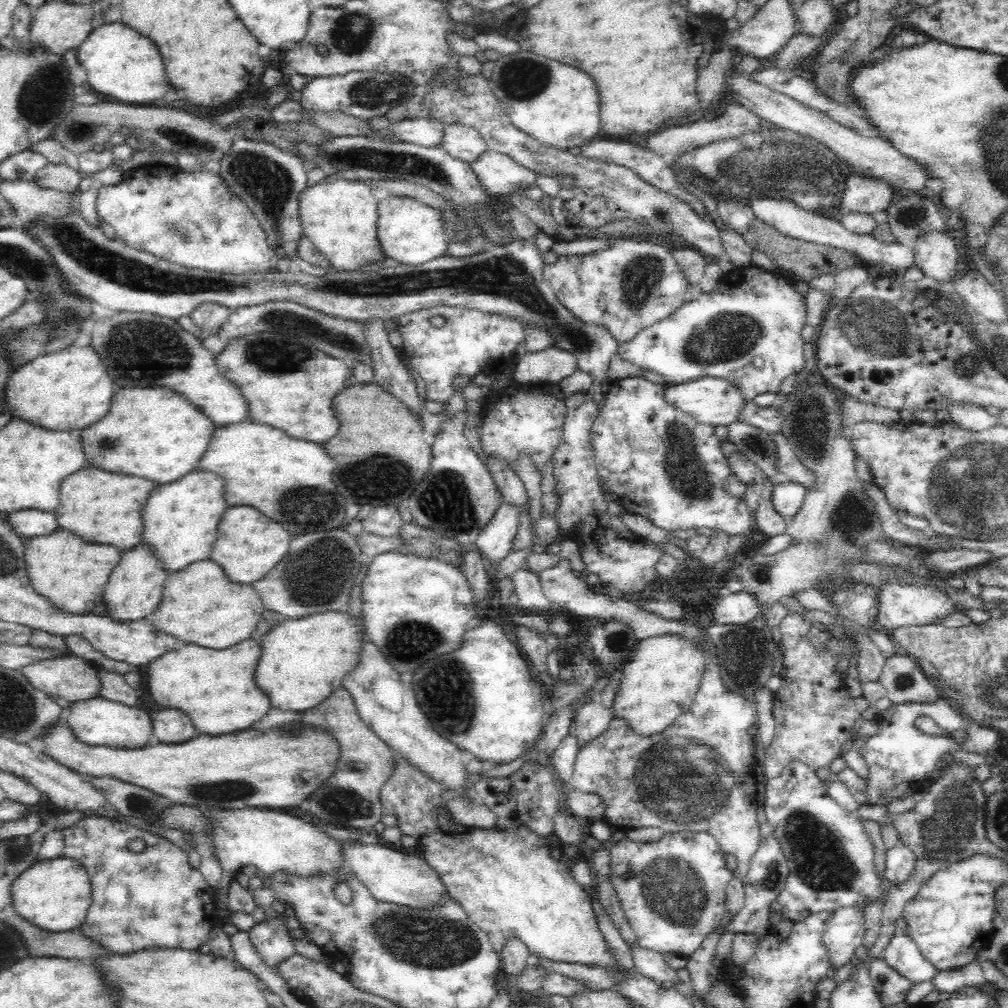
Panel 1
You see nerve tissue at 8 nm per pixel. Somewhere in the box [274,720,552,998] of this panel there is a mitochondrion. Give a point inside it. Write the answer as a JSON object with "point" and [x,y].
{"point":[428,943]}

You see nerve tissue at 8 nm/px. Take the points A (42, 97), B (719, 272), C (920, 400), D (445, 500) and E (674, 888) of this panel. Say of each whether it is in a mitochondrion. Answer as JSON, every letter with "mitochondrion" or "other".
{"A":"mitochondrion","B":"other","C":"other","D":"mitochondrion","E":"mitochondrion"}

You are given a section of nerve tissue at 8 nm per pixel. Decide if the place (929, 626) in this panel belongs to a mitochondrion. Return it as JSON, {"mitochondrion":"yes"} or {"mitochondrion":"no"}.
{"mitochondrion":"no"}

